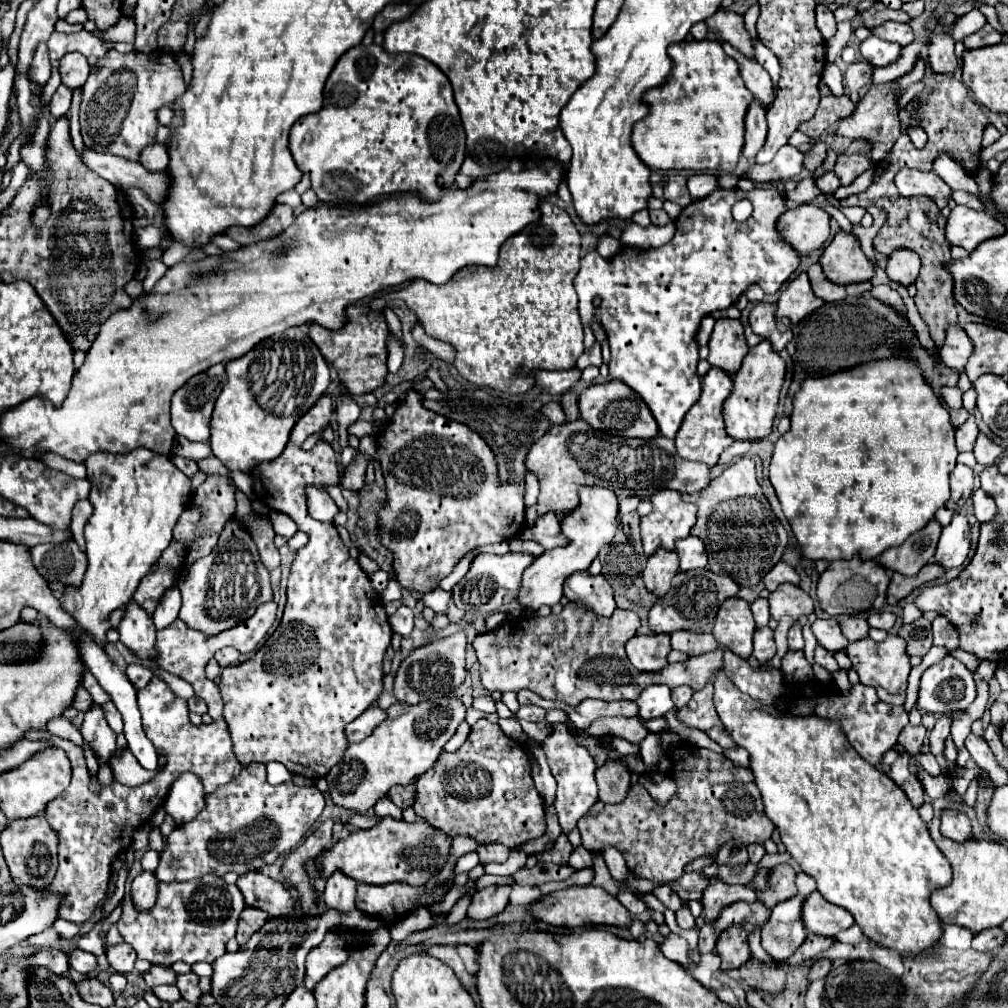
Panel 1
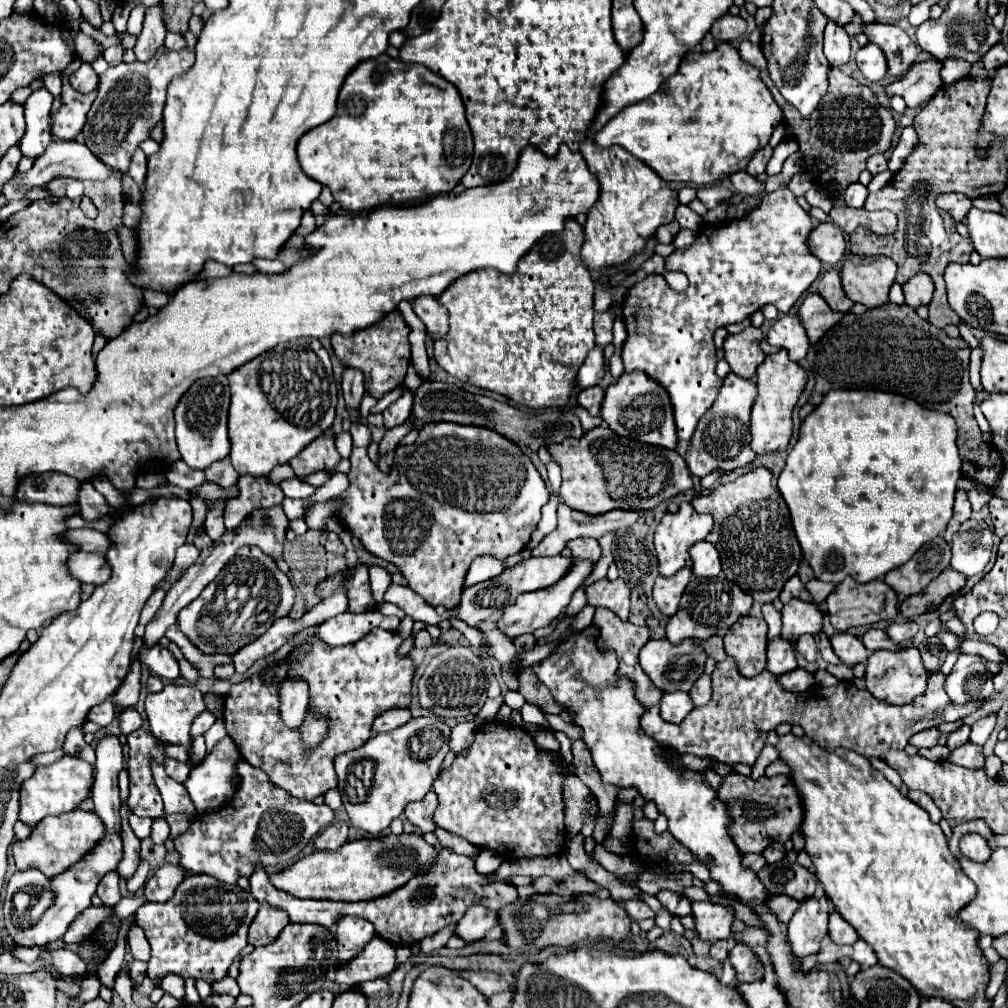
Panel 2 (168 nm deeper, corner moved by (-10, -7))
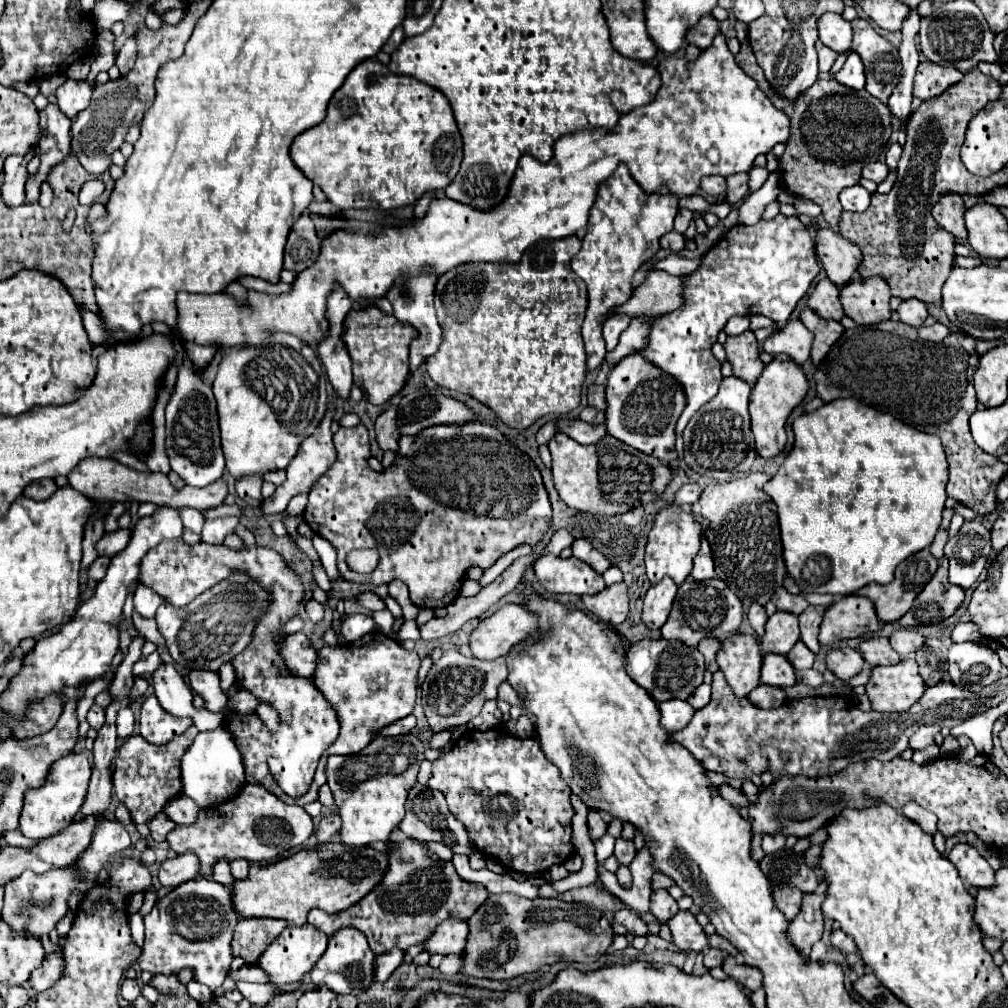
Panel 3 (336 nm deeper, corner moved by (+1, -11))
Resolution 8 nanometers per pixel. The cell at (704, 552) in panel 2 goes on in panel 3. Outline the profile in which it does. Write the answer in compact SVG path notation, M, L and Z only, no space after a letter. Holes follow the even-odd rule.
M702 536L702 548L700 552L696 554L694 558L694 570L692 570L692 578L702 582L702 580L708 580L708 578L714 578L716 572L714 572L714 560L712 560L712 550L710 550L710 544L706 540L706 536Z

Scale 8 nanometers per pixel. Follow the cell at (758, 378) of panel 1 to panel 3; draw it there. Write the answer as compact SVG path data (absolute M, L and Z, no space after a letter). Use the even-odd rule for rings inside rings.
M778 354L762 372L758 382L750 394L750 418L752 418L752 432L756 436L756 452L762 458L778 456L786 446L786 420L790 412L804 400L808 392L808 380L798 364L790 360L790 356Z

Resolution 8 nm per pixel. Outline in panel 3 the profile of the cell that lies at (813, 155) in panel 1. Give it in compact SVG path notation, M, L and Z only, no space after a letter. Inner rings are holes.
M930 60L920 62L916 80L914 80L914 96L920 100L930 100L934 96L940 96L946 88L954 86L962 80L962 72L956 68L940 66Z

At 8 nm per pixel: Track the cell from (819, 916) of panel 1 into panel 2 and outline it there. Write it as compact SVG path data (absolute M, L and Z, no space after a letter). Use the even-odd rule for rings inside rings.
M837 912L829 914L829 936L835 944L853 945L859 940L855 928L847 920L843 920Z

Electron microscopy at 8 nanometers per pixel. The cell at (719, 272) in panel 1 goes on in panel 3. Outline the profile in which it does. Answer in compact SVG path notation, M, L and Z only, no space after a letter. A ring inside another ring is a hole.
M778 214L768 222L760 220L754 226L730 228L702 258L700 268L684 276L684 306L654 322L650 344L640 352L646 360L672 374L686 390L688 404L678 420L676 434L682 434L698 408L718 394L722 374L720 362L712 354L712 344L726 322L732 316L754 314L772 318L778 324L786 322L818 272L814 240L806 226L796 216L786 218Z

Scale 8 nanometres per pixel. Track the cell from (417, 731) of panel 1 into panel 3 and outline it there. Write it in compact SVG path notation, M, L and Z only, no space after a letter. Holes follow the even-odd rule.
M376 736L370 746L366 746L358 756L330 756L328 758L328 786L334 794L334 802L342 816L340 840L348 846L368 846L372 842L386 842L390 832L402 822L404 804L408 790L416 784L416 774L420 762L424 760L426 746L416 736L402 736L402 738L382 738Z

